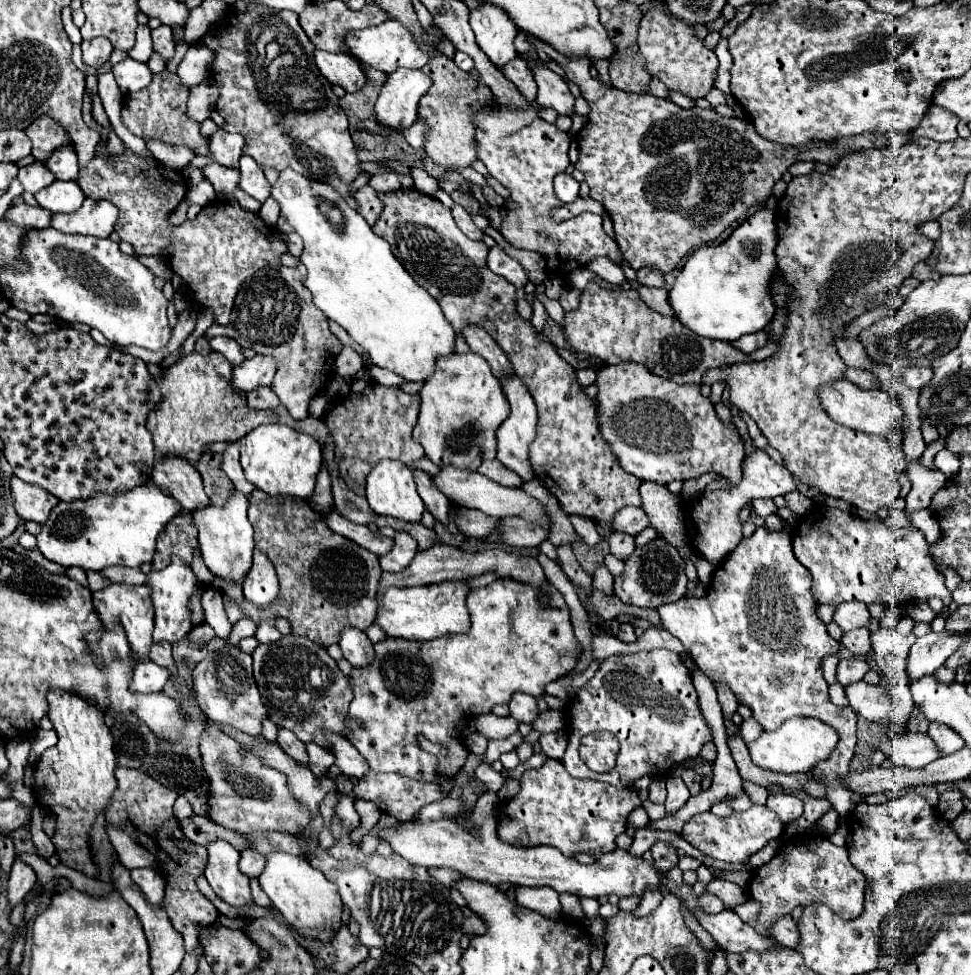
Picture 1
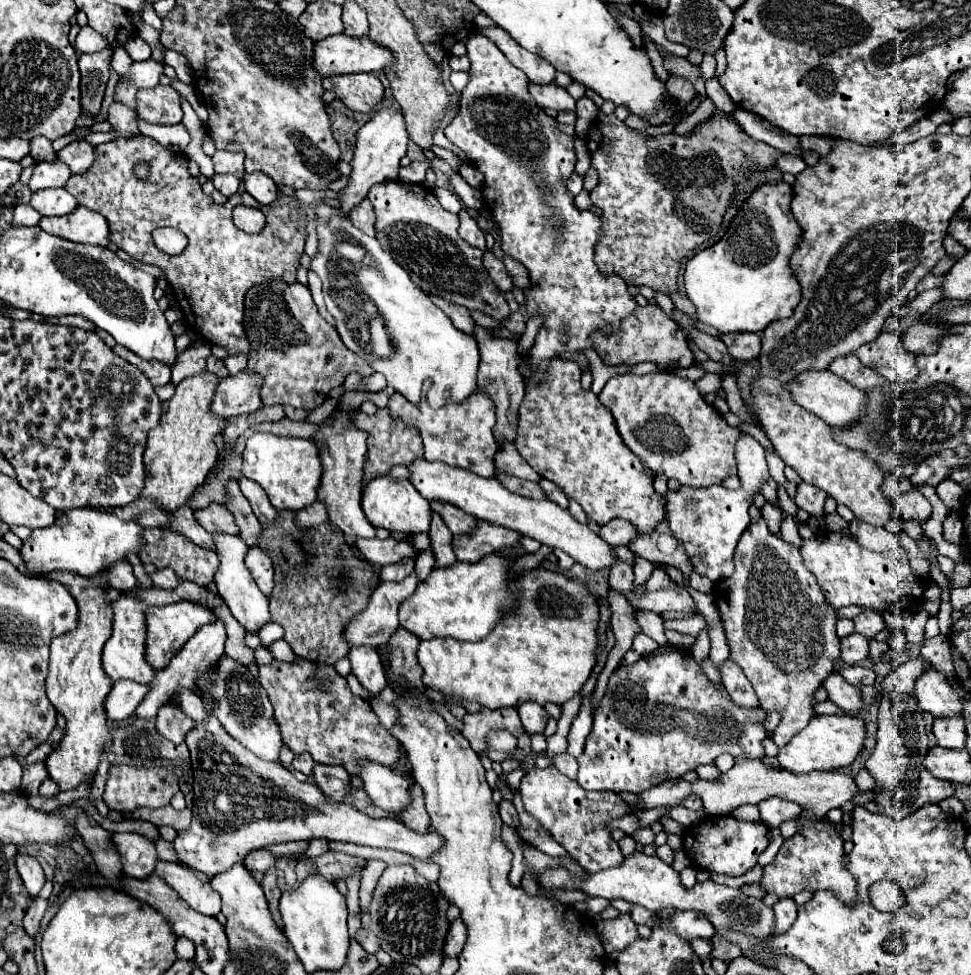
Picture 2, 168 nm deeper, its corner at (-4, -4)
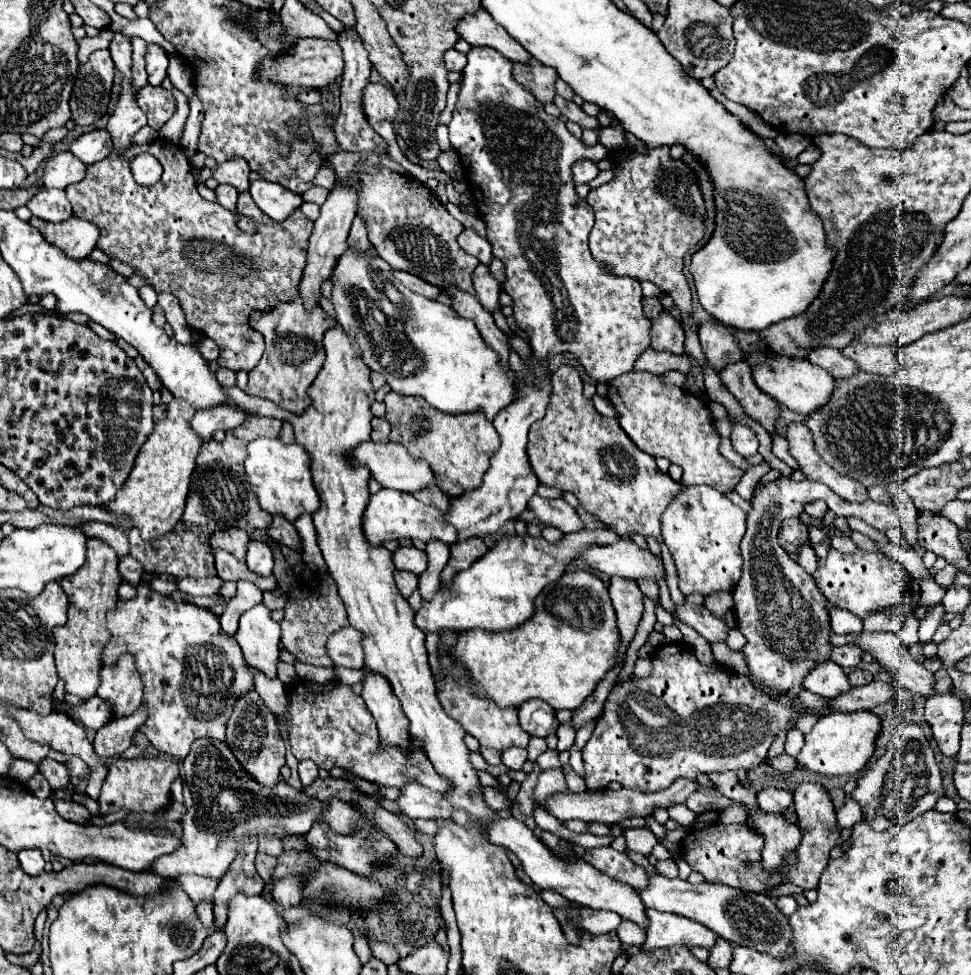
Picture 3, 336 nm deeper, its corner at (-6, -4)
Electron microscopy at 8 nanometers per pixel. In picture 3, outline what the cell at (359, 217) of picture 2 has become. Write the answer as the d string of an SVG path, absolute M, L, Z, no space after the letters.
M356 217L354 223L352 223L352 229L350 229L350 235L348 235L348 243L350 247L356 247L356 249L370 249L370 241L368 241L368 231L366 231L366 225L362 221L362 217Z

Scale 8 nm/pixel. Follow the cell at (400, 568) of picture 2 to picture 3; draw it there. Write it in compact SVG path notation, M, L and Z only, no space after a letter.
M394 571L394 581L398 591L408 599L412 595L412 591L418 587L418 577L414 573L408 571Z

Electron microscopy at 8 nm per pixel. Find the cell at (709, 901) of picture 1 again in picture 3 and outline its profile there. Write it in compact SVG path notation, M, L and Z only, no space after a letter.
M646 909L646 917L650 925L644 949L674 947L674 945L710 949L716 941L716 933L712 933L708 927L688 917L678 917L674 913L660 913L656 909Z

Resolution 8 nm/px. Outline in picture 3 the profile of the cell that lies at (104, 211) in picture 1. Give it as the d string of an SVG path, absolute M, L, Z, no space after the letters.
M72 215L68 221L62 223L50 223L32 217L30 223L44 235L48 243L64 249L64 253L76 259L88 257L100 237L100 229L94 223L84 221L76 215Z

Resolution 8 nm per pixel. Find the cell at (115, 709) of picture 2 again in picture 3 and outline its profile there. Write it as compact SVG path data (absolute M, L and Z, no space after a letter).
M98 695L90 697L88 701L84 701L84 703L78 705L78 707L68 707L66 703L56 703L56 701L52 701L52 705L54 705L54 707L52 707L54 711L74 715L74 717L78 717L86 727L96 729L96 731L98 731L100 727L108 725L108 723L112 721L112 717L114 717L114 705L112 705L110 701L104 701L104 699L98 697Z

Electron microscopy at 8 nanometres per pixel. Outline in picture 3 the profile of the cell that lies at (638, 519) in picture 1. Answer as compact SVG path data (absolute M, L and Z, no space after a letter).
M582 529L552 545L546 539L534 539L530 535L504 535L484 557L472 563L472 567L454 575L450 585L440 585L430 601L422 601L422 607L414 615L414 625L424 633L442 631L508 631L528 621L534 613L536 595L552 581L560 579L566 565L588 545L616 543L620 535L612 529Z

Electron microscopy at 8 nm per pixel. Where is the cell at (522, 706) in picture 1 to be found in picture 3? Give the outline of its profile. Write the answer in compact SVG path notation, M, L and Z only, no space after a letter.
M532 699L532 701L526 701L520 709L518 709L518 715L520 715L520 725L526 733L530 735L536 735L536 737L546 737L550 733L556 733L558 729L558 721L556 721L556 713L554 709L540 701L540 699Z

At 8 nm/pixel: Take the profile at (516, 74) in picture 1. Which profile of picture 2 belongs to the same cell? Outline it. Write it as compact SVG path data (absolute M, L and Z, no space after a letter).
M530 83L530 93L536 99L536 103L542 105L542 109L546 109L546 107L552 107L556 111L574 111L576 109L576 101L566 93L566 89L556 87L554 83L550 83L550 85Z

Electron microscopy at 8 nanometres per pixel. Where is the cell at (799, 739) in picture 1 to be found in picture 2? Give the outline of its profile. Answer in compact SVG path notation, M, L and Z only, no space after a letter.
M816 715L786 747L780 749L778 761L786 771L834 771L848 767L862 753L866 739L866 723L852 715Z

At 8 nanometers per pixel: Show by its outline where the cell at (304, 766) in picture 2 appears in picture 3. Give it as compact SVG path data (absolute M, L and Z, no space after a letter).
M306 759L306 761L300 761L300 765L298 765L298 775L300 775L304 787L312 785L312 783L318 779L318 767L316 767L316 763L314 763L314 761L308 761L308 759Z

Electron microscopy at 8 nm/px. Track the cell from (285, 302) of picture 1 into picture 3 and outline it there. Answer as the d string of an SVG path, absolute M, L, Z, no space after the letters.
M302 297L278 303L272 311L254 311L250 315L250 327L264 335L266 351L256 369L248 373L250 379L246 393L270 399L278 407L294 415L302 415L312 405L312 399L306 391L314 383L324 363L324 333L334 325L336 319L326 315L322 307L316 305L314 309L306 309Z

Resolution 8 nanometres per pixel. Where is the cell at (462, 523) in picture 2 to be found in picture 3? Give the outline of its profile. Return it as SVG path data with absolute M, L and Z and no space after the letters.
M438 487L436 489L424 489L424 493L416 493L416 497L422 503L440 509L442 513L448 513L448 509L450 509L450 497L442 489L438 489Z

